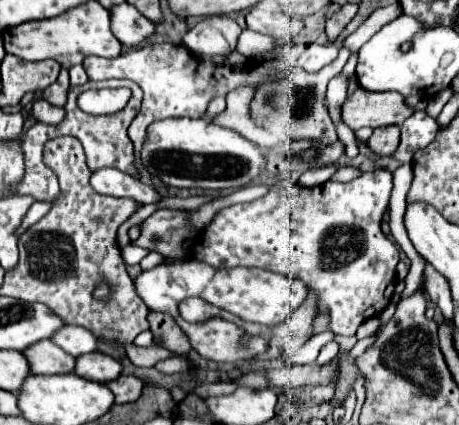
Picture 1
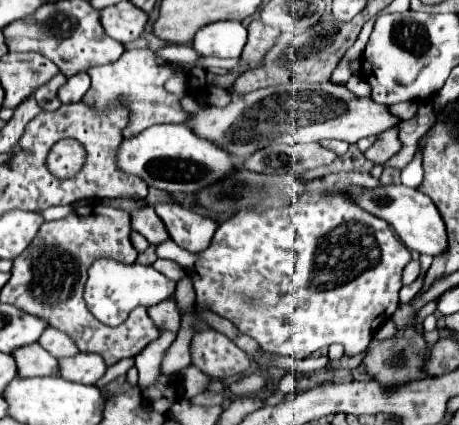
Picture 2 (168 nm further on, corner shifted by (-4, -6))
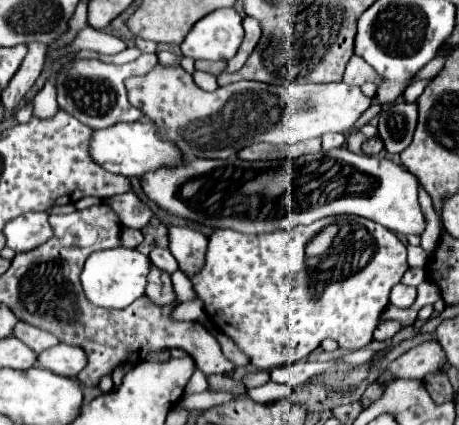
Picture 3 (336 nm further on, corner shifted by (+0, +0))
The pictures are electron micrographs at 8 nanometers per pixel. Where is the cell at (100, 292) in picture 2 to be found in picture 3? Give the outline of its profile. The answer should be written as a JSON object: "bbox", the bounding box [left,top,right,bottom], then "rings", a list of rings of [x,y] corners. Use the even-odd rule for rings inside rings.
{"bbox":[81,247,151,309],"rings":[[[117,247],[117,249],[107,249],[107,251],[95,251],[85,261],[85,269],[81,273],[83,293],[97,307],[123,309],[131,305],[135,299],[145,295],[149,271],[151,271],[149,257],[139,253],[137,249]]]}

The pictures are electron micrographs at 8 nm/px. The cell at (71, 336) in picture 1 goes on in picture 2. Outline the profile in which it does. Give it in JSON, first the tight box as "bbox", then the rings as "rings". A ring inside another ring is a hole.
{"bbox":[39,327,77,359],"rings":[[[47,327],[47,329],[43,331],[43,335],[39,337],[39,345],[41,345],[45,351],[49,351],[51,355],[55,355],[57,359],[61,359],[61,357],[71,357],[71,355],[77,353],[77,347],[75,347],[75,343],[71,341],[71,337],[69,337],[69,335],[63,335],[61,331],[55,331],[55,329],[51,329],[51,327]]]}

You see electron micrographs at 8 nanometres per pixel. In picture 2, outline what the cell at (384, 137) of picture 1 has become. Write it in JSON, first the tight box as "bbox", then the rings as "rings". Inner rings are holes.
{"bbox":[365,127,401,165],"rings":[[[391,127],[377,137],[377,141],[365,151],[365,157],[377,165],[383,165],[399,151],[399,147],[401,143],[397,137],[397,127]]]}

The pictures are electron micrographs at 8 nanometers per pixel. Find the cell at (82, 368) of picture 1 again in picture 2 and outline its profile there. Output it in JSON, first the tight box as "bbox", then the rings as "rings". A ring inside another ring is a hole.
{"bbox":[59,353,107,385],"rings":[[[77,353],[73,357],[59,359],[59,375],[67,381],[95,385],[105,371],[107,371],[107,365],[95,353]]]}

